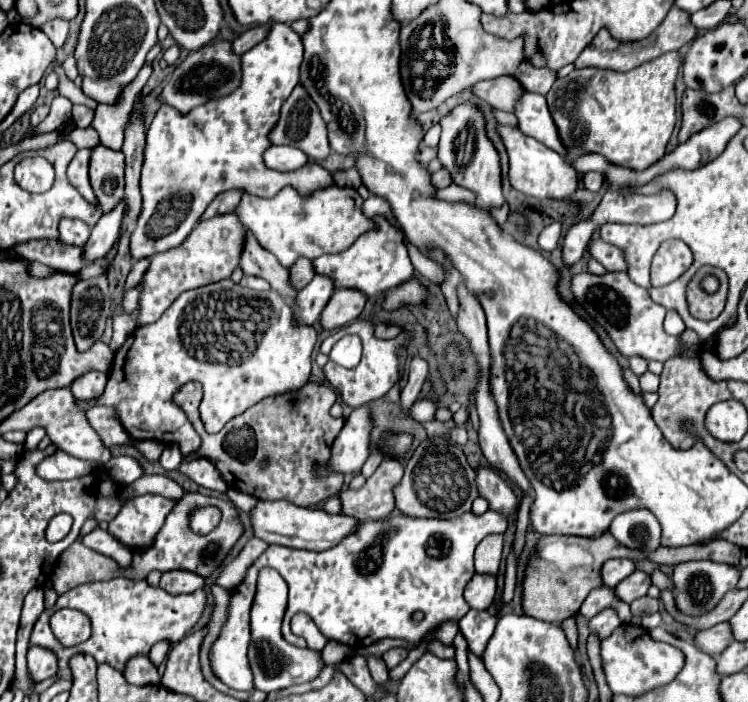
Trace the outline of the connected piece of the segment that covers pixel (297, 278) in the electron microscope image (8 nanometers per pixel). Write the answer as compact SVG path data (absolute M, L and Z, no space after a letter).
M296 260L296 264L290 268L290 278L292 278L292 284L296 288L304 288L312 278L316 276L316 272L312 272L312 260Z

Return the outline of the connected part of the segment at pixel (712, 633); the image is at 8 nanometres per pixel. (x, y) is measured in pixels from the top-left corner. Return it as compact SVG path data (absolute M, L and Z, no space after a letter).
M720 622L720 624L716 624L716 626L708 628L708 630L698 632L696 638L694 638L694 644L702 652L706 652L710 656L718 656L730 642L732 642L732 626L730 626L730 622Z

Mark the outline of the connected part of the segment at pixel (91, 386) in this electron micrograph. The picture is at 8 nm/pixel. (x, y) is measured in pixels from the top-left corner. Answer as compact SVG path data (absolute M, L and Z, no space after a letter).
M90 370L86 372L86 376L78 376L72 384L70 384L70 390L76 398L82 398L82 400L88 400L88 398L94 398L94 396L100 396L104 392L104 384L106 384L106 374L104 372L96 372L96 370Z

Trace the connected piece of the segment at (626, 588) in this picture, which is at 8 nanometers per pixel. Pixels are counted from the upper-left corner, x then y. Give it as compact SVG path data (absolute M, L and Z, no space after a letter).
M634 570L632 576L628 576L626 580L622 580L622 582L616 586L616 592L618 592L618 596L620 596L622 602L628 602L628 604L630 604L632 600L642 598L642 596L648 592L650 584L652 584L652 580L650 580L650 576L648 576L646 572Z

